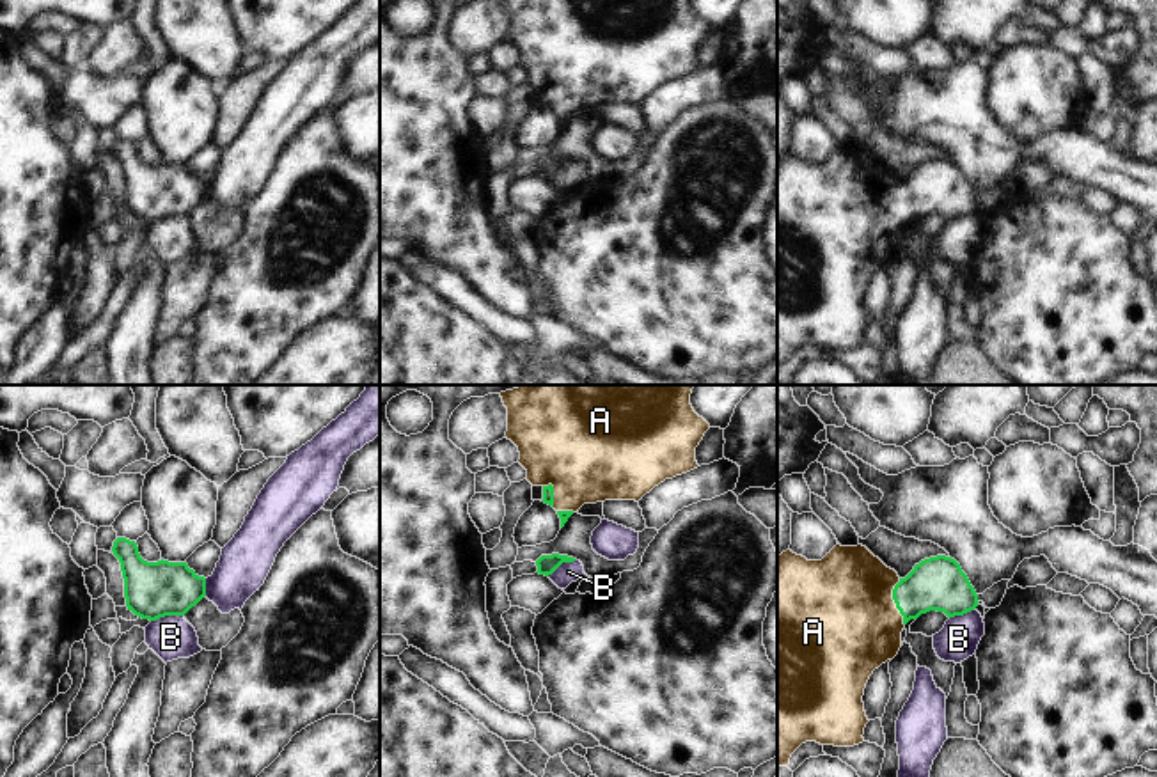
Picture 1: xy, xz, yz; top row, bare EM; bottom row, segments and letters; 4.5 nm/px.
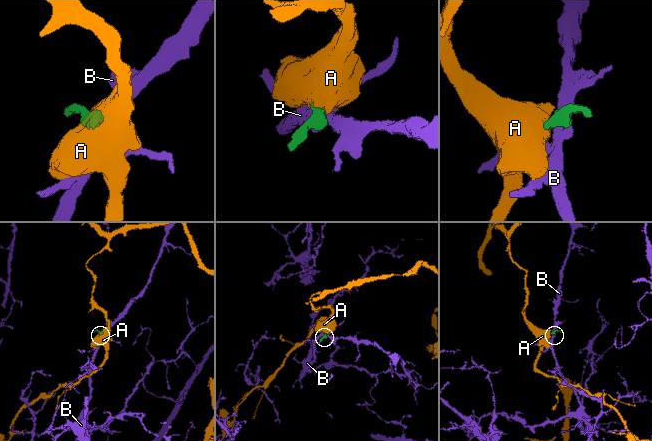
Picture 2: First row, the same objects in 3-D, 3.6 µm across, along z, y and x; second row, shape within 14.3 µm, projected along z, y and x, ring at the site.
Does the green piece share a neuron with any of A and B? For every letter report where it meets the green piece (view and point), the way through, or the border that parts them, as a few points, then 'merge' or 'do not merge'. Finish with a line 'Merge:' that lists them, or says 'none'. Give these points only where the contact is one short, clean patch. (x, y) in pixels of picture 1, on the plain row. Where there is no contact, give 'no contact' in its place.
A: meets green in yz at (895, 204); runs through yz (939, 187), (895, 204), (870, 206), (843, 224); merge
B: meets green in xy at (167, 217); border along xy (183, 217), (165, 217), (151, 224); do not merge
Merge: A

